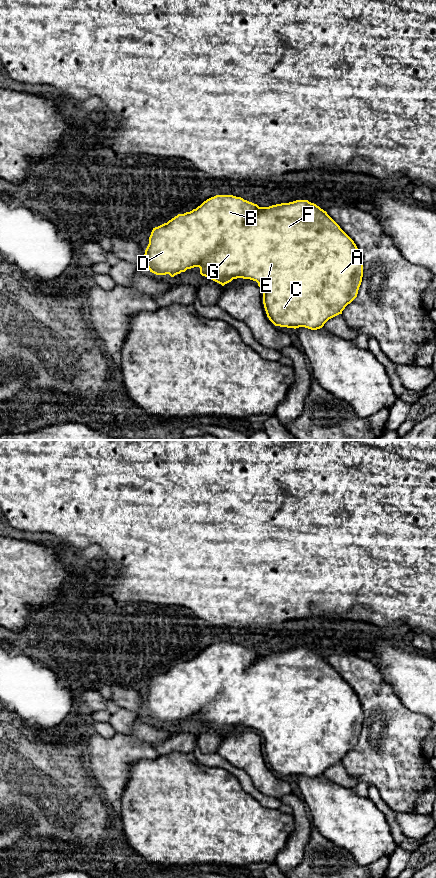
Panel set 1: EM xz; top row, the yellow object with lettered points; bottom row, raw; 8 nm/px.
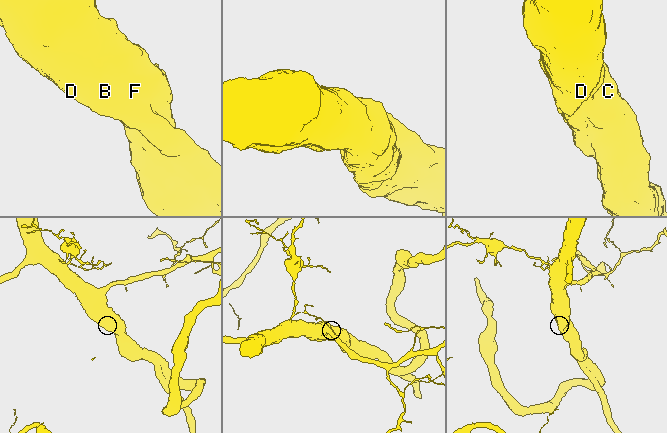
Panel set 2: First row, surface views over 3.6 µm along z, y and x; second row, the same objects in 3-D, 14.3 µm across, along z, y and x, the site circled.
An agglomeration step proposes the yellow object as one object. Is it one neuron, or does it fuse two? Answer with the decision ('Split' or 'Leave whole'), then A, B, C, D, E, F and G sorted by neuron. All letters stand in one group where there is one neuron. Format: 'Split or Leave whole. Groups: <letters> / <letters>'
Leave whole. Groups: A B C D E F G

